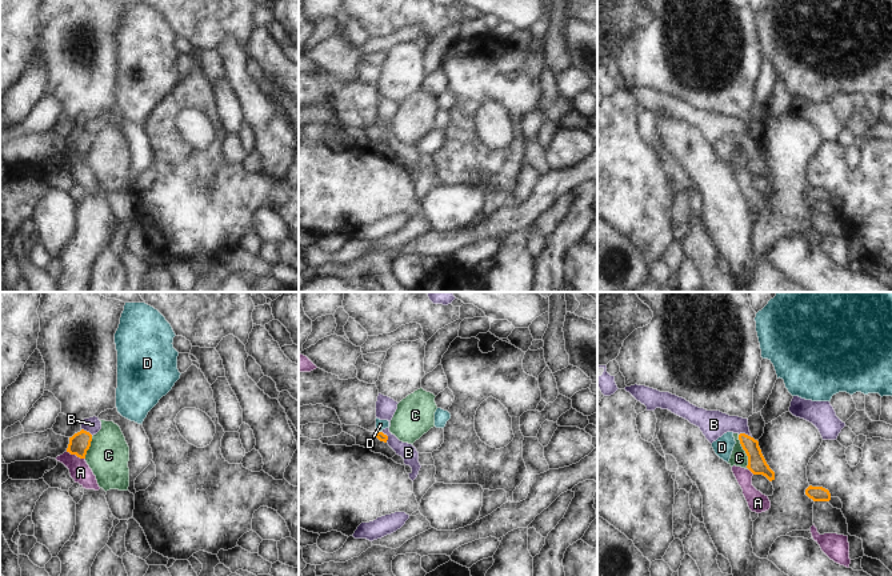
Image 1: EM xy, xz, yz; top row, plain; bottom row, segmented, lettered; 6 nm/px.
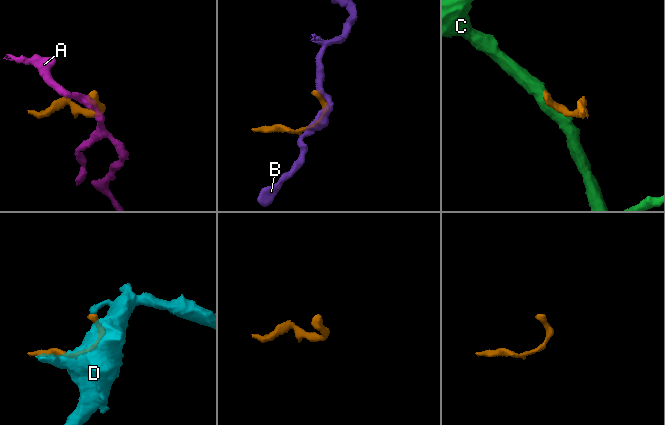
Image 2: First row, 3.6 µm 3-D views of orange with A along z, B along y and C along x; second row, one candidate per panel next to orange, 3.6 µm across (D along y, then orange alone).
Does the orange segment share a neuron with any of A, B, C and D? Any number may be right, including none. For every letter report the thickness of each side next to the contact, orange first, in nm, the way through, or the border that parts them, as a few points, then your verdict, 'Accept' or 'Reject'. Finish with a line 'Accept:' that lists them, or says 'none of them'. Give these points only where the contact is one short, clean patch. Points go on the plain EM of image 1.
A: Thickness 120 nm (orange) against 120 nm. Boundary: xy (66, 152), (84, 160). Reject
B: Thickness 110 nm (orange) against 170 nm. Boundary: yz (739, 135), (747, 135), (751, 139). Reject
C: Thickness 110 nm (orange) against 100 nm. Reject
D: Thickness 50 nm (orange) against 60 nm. Reject
Accept: none of them.

